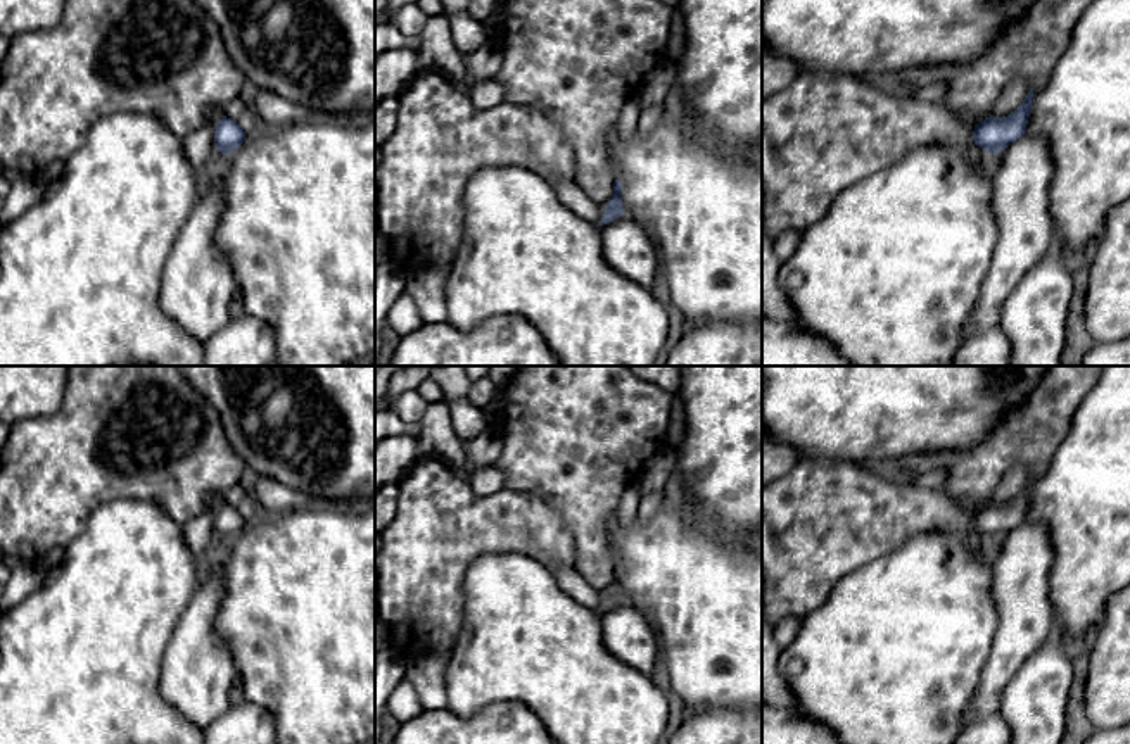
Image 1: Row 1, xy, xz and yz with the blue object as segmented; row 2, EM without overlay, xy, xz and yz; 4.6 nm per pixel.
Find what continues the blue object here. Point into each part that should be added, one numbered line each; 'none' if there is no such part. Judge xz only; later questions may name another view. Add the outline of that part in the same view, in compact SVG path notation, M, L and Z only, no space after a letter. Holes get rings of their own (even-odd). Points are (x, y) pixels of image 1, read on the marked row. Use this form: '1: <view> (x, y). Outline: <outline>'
none

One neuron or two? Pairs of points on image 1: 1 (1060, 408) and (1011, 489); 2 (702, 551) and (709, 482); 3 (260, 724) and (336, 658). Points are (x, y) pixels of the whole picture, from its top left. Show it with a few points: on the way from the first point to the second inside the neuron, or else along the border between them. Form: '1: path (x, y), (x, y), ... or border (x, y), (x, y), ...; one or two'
1: border (1032, 473), (1022, 465), (1015, 465), (992, 492); two
2: border (683, 504), (728, 537), (740, 541); two
3: border (235, 696), (263, 706), (275, 725); two

